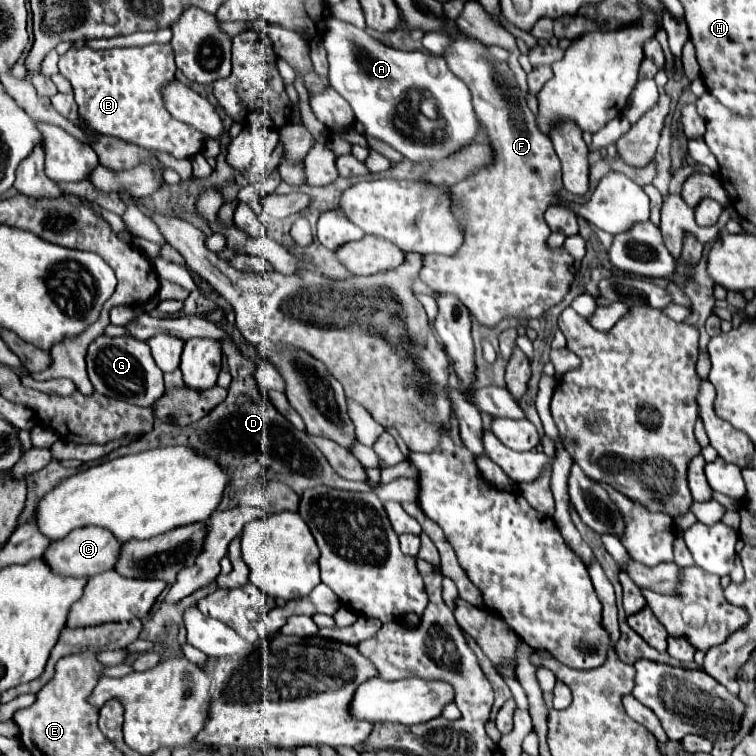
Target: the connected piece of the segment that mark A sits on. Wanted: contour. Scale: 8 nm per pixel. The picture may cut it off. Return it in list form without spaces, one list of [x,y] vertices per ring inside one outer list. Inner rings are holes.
[[[327,3],[327,9],[329,17],[327,31],[323,33],[323,45],[329,57],[329,83],[343,99],[347,99],[347,103],[355,111],[355,119],[363,125],[363,133],[367,137],[385,141],[415,163],[435,163],[461,151],[481,133],[479,119],[471,105],[471,93],[467,85],[447,67],[447,61],[443,57],[433,57],[423,51],[399,51],[387,47],[381,41],[373,39],[367,31],[337,19],[331,11],[331,3]],[[409,89],[429,93],[437,101],[437,111],[447,123],[447,139],[443,143],[425,145],[420,140],[402,134],[395,127],[395,103],[401,103],[401,95],[405,95],[405,91]]]

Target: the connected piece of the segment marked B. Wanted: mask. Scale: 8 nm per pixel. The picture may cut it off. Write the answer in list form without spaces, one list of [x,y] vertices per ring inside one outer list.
[[[169,43],[113,47],[103,51],[89,47],[69,49],[59,61],[59,71],[73,85],[73,95],[81,117],[101,135],[121,137],[145,149],[165,151],[177,159],[189,159],[201,151],[205,135],[171,117],[161,99],[161,87],[175,77],[173,49]]]

